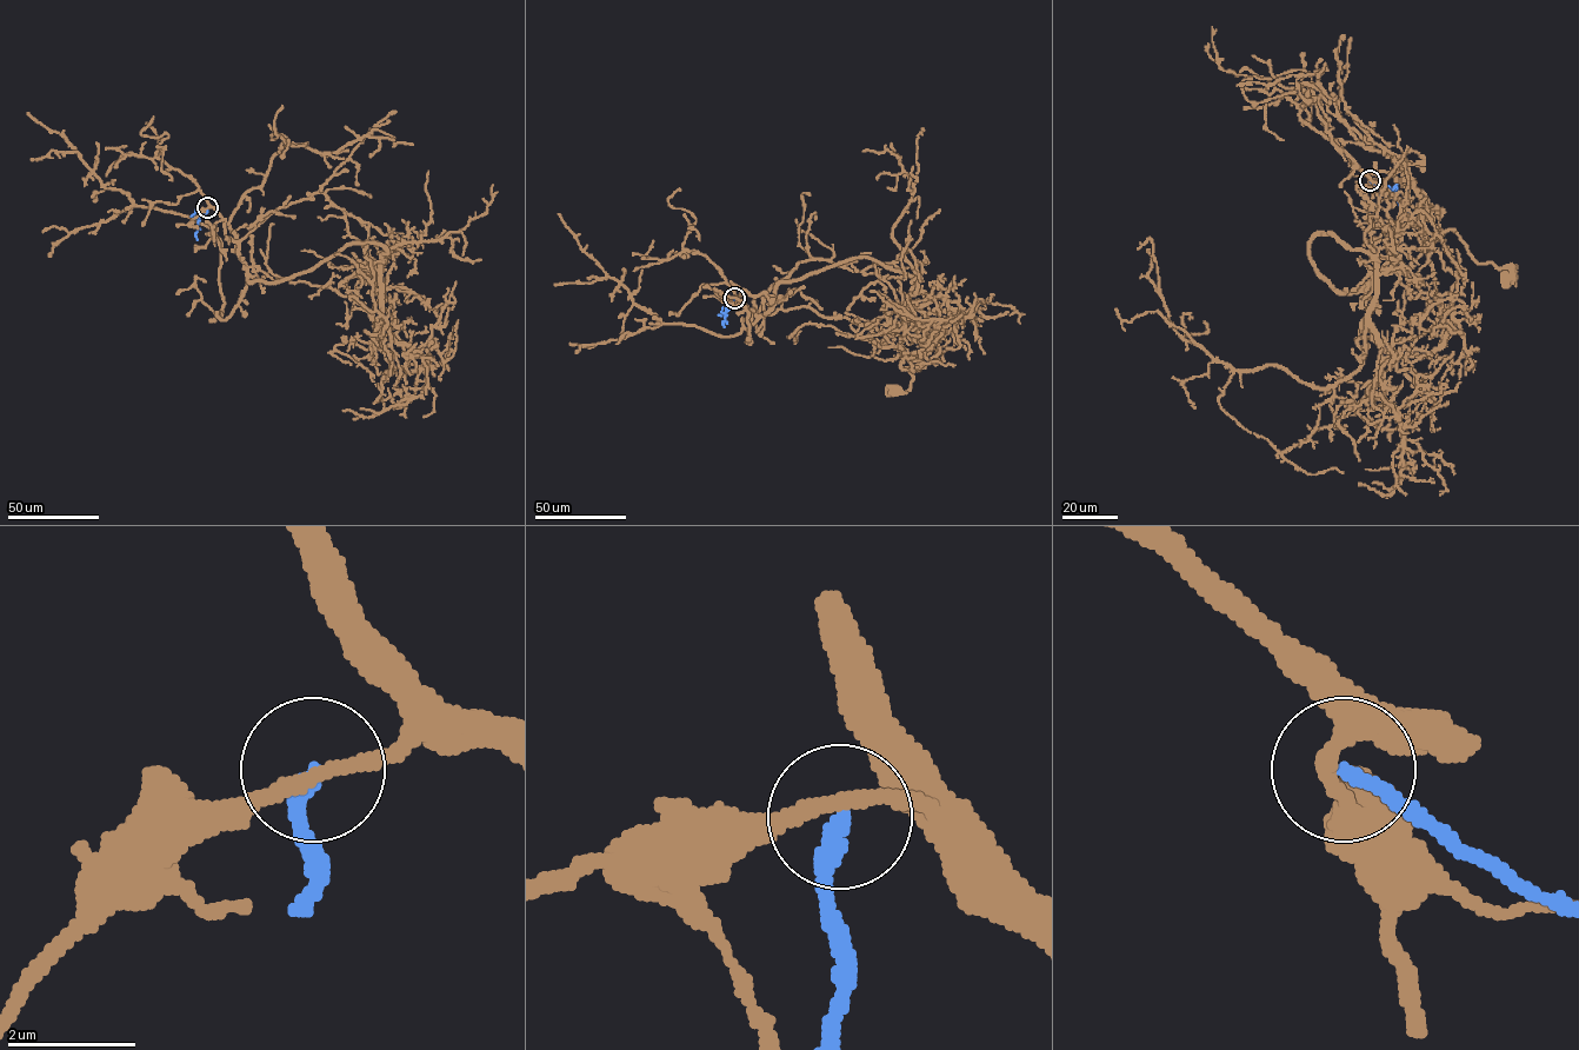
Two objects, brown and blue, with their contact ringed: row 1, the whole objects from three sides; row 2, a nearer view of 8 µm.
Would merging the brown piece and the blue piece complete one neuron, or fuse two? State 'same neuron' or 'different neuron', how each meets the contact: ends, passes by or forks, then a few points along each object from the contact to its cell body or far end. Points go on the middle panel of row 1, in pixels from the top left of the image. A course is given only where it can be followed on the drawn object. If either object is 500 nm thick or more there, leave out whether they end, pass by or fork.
different neuron; brown passes by; blue ends there; brown runs (734, 297), (753, 324), (783, 281), (857, 258), (907, 273), (931, 350), (897, 391); blue runs (734, 297), (734, 305), (725, 312), (724, 326)

